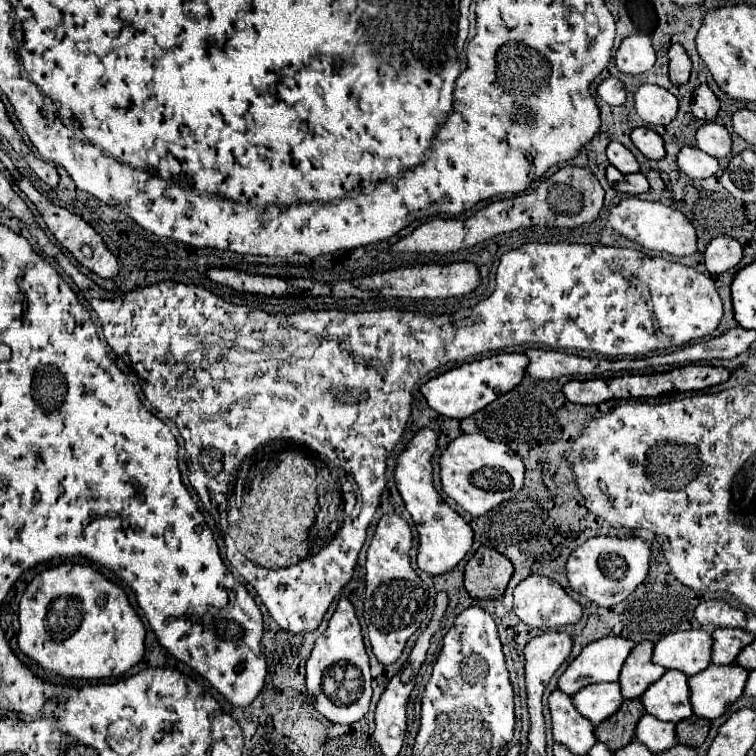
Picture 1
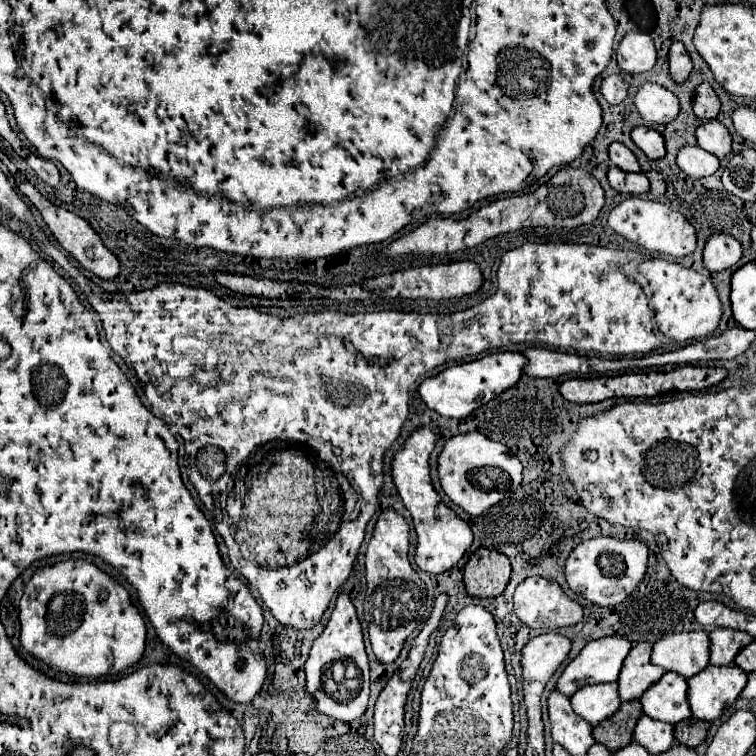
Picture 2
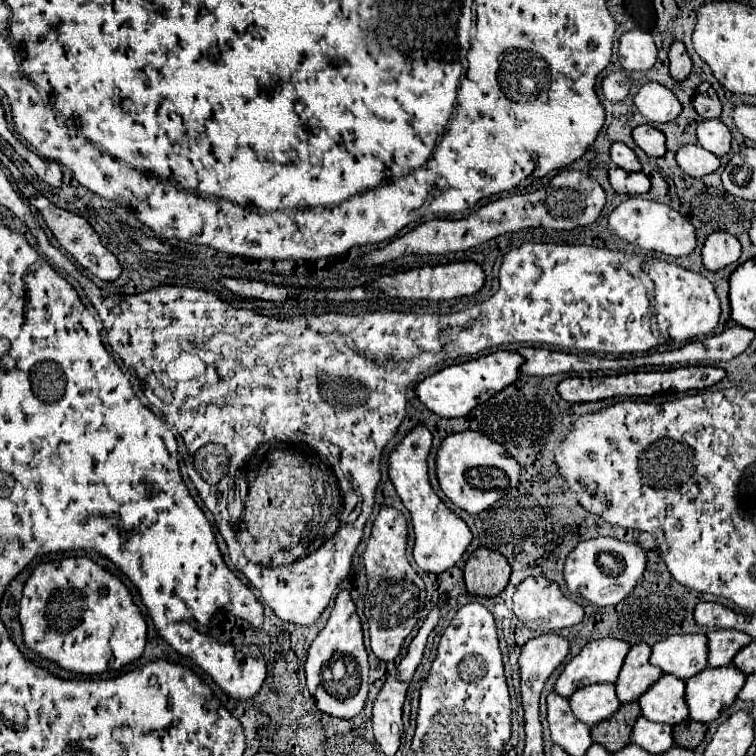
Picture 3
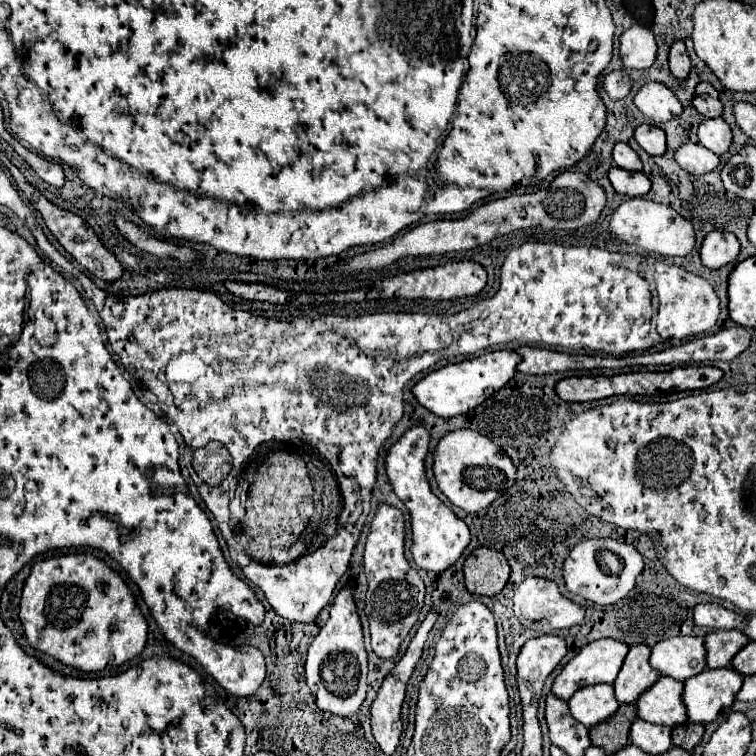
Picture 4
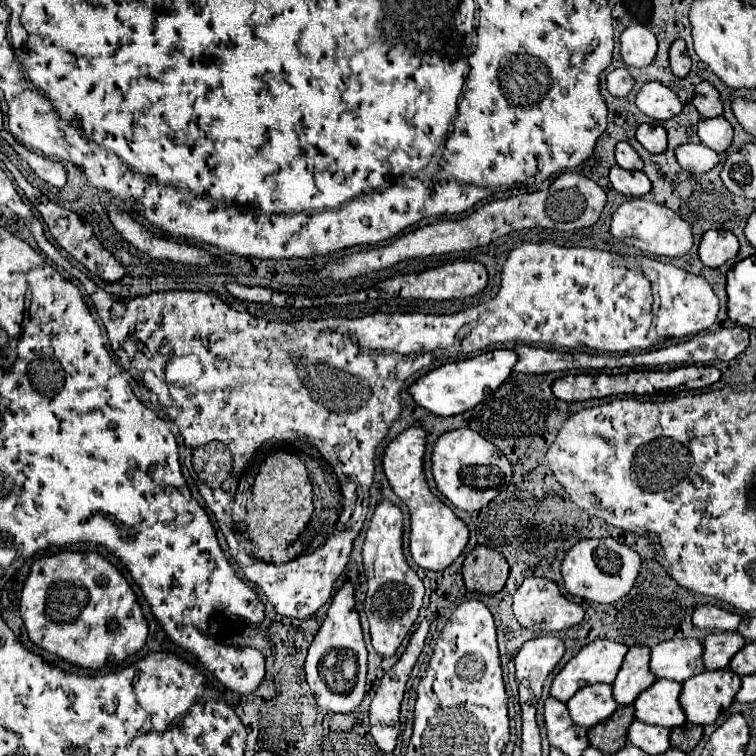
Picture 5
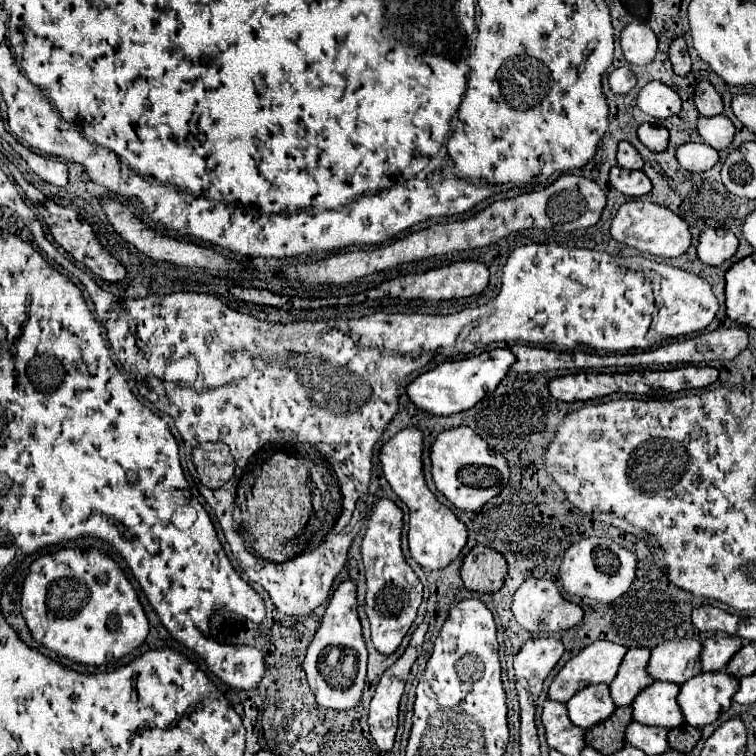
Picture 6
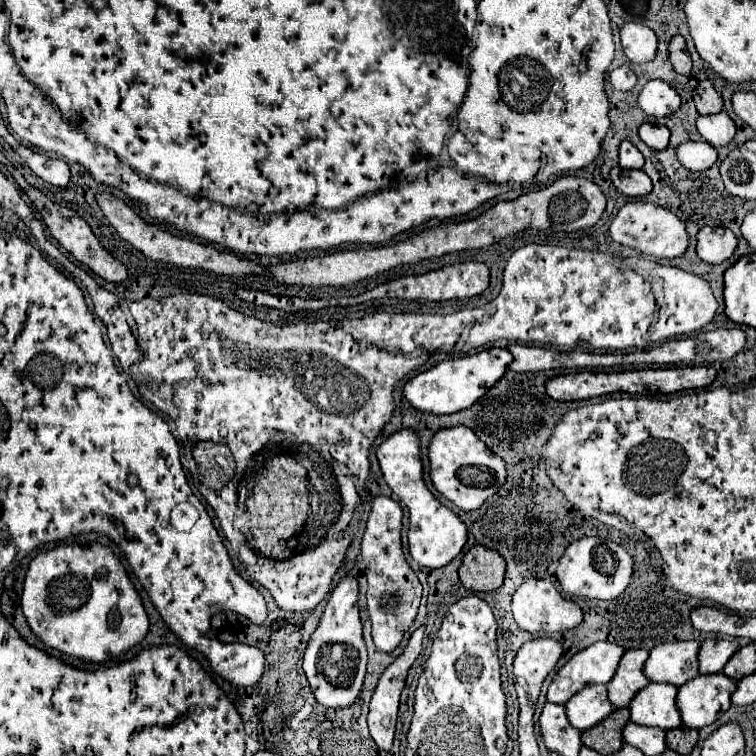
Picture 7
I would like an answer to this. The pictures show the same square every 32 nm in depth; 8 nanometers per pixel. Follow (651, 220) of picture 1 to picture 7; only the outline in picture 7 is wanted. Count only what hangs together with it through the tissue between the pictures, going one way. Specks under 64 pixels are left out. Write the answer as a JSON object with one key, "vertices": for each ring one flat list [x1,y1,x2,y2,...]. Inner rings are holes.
{"vertices":[[630,202,622,206,618,216,610,224,610,238,618,244,658,258,678,258,688,248,688,232,684,222,678,216,670,214,670,210,650,202]]}

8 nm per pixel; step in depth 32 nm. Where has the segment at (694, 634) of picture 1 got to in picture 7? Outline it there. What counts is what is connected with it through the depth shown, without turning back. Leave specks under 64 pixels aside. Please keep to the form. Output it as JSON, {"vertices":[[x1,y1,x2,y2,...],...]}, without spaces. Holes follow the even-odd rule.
{"vertices":[[674,640,654,646,644,664,646,678,680,688,698,676,698,646,694,640]]}

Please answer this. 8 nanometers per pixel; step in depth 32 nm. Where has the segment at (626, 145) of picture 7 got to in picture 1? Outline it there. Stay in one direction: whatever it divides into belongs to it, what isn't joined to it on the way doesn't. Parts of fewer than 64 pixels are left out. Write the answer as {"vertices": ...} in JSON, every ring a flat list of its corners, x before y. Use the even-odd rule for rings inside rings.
{"vertices":[[610,142,606,154,608,154,610,164,616,166,618,170,622,170,624,174,630,174,630,172,638,172,640,170,634,154,626,146,622,146,620,142]]}

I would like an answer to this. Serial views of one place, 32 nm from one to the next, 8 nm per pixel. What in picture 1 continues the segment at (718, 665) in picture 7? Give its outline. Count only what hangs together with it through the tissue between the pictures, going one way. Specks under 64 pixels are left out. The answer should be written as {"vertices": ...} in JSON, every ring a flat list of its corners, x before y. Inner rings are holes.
{"vertices":[[716,628,712,632,712,640,712,664,732,664,738,652,748,646,754,636,746,634,746,630]]}

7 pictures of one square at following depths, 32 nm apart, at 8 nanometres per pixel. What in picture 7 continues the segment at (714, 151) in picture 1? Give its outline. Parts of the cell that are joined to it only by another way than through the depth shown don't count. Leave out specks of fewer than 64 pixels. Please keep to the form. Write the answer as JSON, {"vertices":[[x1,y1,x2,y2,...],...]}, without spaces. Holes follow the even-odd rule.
{"vertices":[[724,110,718,112,718,114,700,116,696,120,696,126,698,126,698,132,702,134,702,138,708,144,712,144,714,148,730,144,734,134,736,134,736,124]]}

